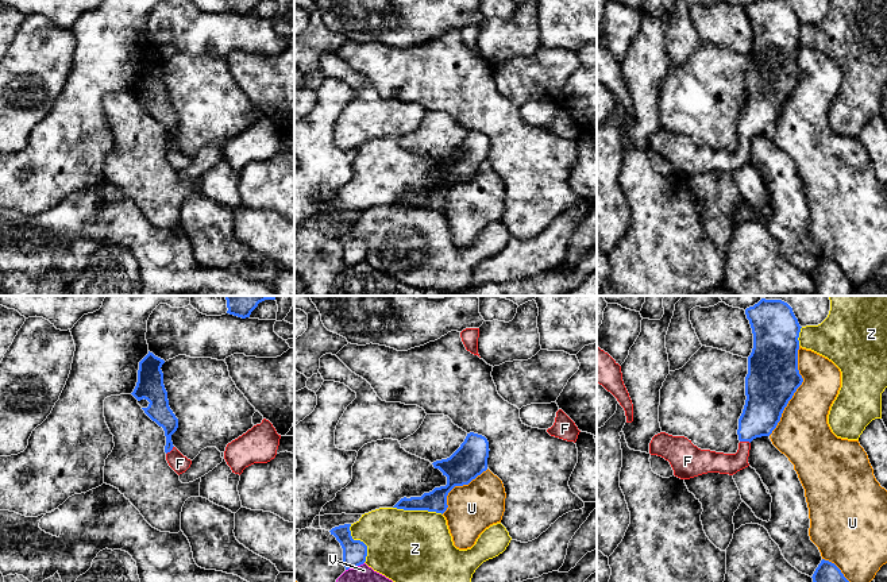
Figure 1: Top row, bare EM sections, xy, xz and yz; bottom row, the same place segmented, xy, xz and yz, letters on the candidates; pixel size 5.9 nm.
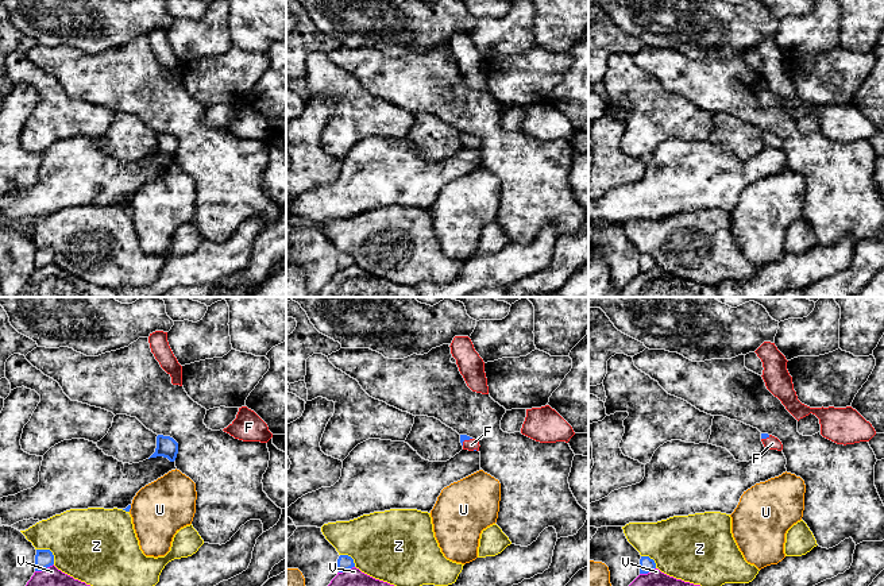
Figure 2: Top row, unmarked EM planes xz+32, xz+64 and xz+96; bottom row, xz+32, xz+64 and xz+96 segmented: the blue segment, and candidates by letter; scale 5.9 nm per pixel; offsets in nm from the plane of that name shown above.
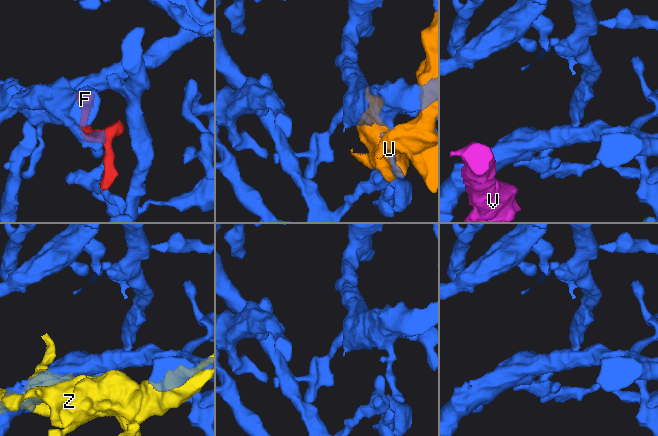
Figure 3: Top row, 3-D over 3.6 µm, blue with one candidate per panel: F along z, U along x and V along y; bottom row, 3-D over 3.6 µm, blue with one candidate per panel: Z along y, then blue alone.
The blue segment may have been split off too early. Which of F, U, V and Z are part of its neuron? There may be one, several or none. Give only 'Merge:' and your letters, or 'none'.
Merge: F

